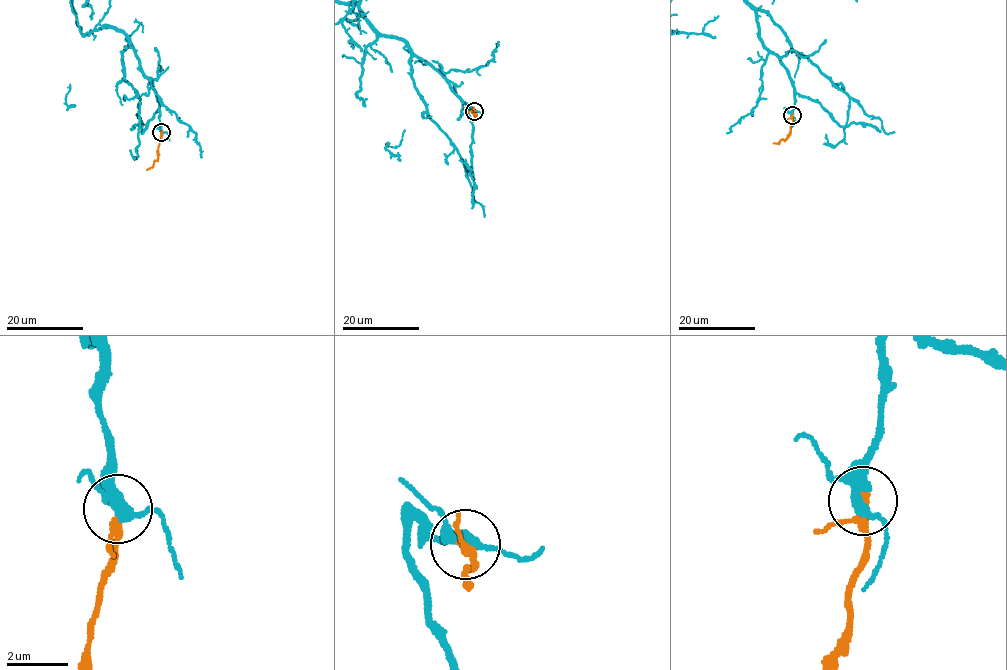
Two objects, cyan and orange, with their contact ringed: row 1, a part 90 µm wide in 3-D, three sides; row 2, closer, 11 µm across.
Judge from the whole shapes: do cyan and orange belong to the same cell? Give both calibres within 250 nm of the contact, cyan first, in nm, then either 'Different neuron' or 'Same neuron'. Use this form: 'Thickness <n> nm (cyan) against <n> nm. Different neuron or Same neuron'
Thickness 300 nm (cyan) against 240 nm. Same neuron

